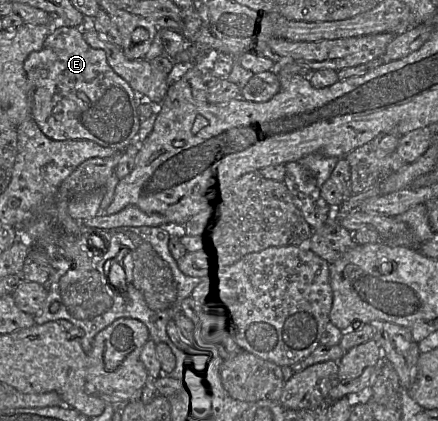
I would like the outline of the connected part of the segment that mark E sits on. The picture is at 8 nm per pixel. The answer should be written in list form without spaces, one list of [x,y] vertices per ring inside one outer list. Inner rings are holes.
[[[53,23],[42,49],[26,58],[24,70],[31,84],[31,118],[48,138],[57,141],[90,140],[120,152],[137,140],[142,122],[138,105],[142,98],[111,68],[106,53],[92,48],[85,41],[82,28]]]

